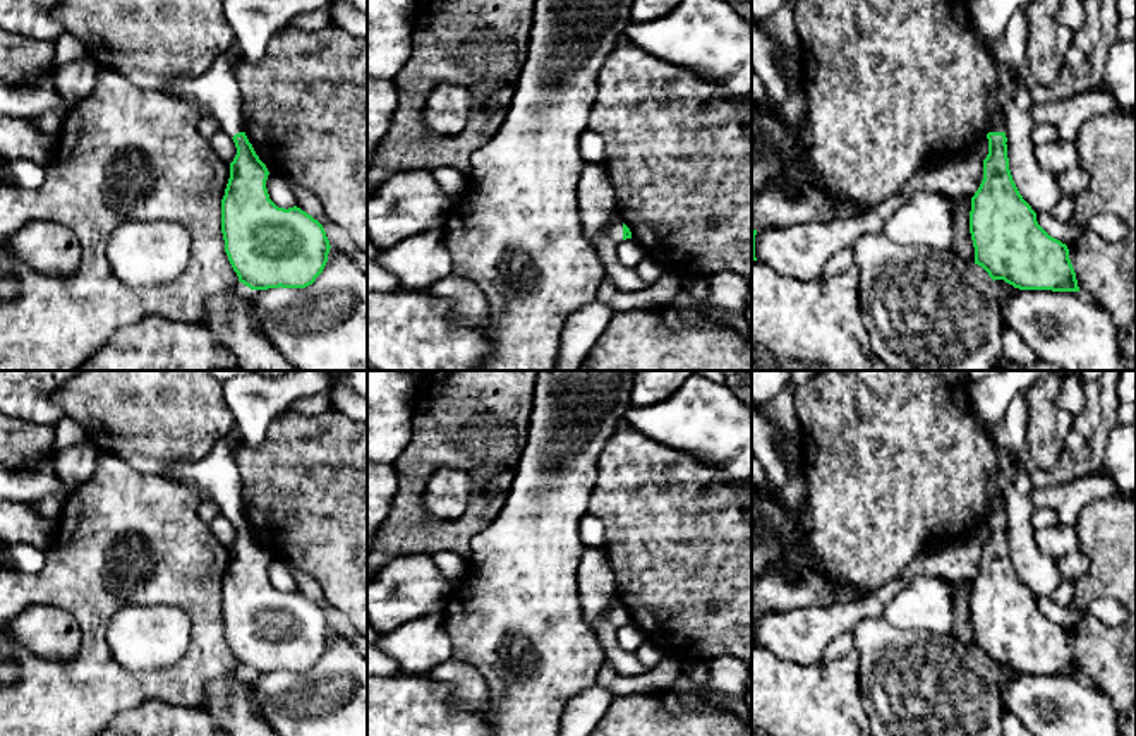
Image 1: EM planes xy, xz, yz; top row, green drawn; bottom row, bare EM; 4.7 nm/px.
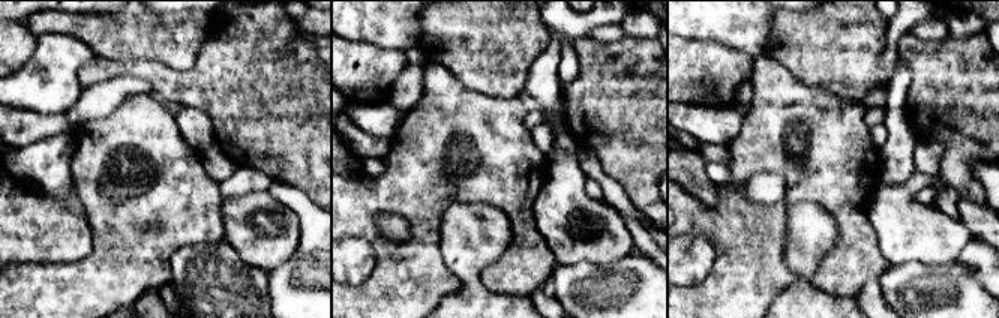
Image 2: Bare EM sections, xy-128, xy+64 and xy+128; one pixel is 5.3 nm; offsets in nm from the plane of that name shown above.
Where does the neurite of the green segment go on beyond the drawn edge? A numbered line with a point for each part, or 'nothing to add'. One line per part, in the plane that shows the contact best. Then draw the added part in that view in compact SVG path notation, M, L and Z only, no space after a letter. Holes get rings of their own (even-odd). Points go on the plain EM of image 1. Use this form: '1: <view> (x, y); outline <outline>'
1: xz (616, 613); outline M623 604L614 606L609 618L616 628L623 626Z

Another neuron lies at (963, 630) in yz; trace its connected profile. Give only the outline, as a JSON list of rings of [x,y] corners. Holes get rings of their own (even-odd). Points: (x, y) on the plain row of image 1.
[[[971,587],[954,592],[954,628],[952,635],[964,645],[975,647],[975,631],[970,618]]]

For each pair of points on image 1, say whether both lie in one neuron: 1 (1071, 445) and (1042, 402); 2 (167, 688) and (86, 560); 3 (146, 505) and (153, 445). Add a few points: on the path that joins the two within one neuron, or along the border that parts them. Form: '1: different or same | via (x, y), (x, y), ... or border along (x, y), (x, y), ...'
1: different | border along (1073, 426), (1064, 440), (1064, 455)
2: same | via (126, 685), (96, 656), (93, 601)
3: different | border along (115, 453), (136, 470), (162, 476)

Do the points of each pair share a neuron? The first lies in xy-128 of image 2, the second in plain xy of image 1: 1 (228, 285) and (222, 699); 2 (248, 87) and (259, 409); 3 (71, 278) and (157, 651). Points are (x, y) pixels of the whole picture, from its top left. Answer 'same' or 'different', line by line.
1: same
2: different
3: different

